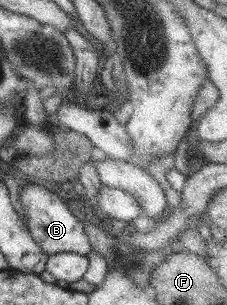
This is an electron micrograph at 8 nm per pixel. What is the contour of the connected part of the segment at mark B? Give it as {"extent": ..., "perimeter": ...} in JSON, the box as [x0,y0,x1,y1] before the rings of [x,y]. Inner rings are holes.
{"extent":[18,185,91,255],"perimeter":[[[26,185],[18,195],[20,209],[29,236],[37,243],[46,255],[55,253],[77,253],[86,255],[91,250],[87,235],[84,233],[83,225],[76,219],[68,209],[67,203],[54,193],[48,191],[41,185]]]}

